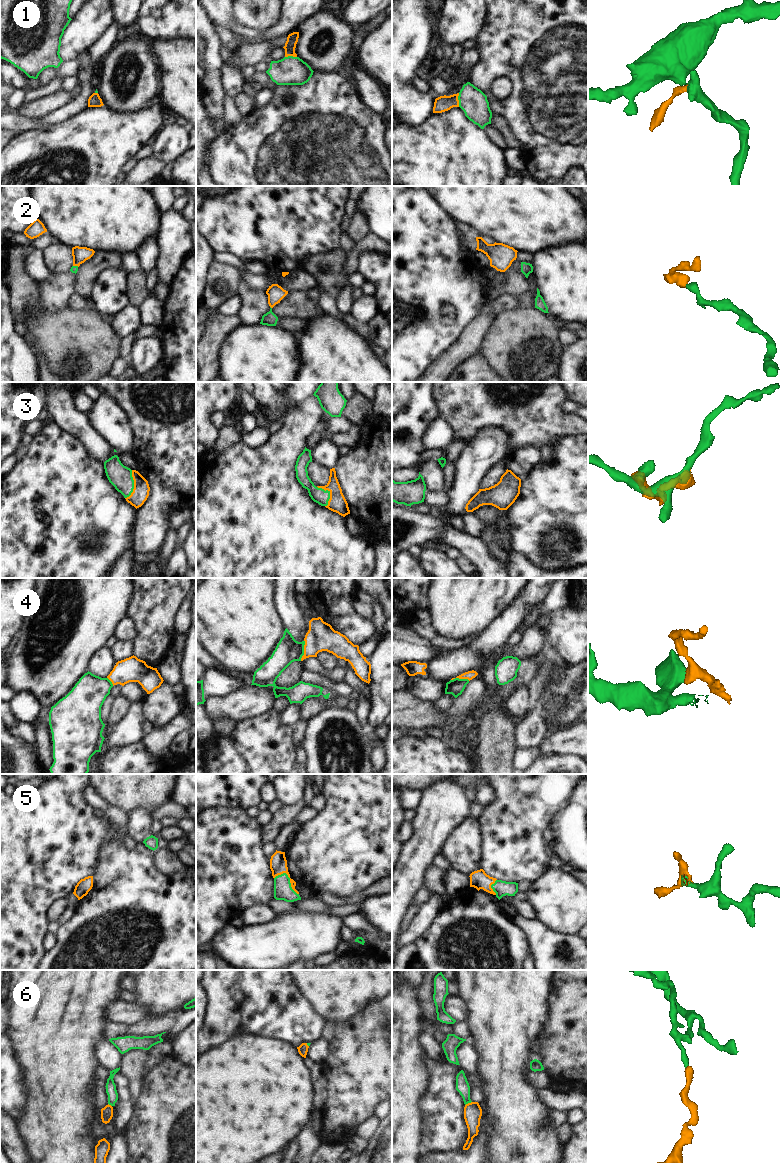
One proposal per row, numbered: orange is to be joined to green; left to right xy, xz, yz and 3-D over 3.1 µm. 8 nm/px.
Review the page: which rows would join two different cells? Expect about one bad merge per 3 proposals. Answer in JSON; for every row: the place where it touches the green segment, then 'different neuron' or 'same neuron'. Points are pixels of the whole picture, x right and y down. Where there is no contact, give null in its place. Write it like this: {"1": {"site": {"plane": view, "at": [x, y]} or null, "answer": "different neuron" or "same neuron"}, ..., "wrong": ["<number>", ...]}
{"1": {"site": {"plane": "yz", "at": [458, 99]}, "answer": "same neuron"}, "2": {"site": {"plane": "xy", "at": [76, 266]}, "answer": "same neuron"}, "3": {"site": {"plane": "xy", "at": [133, 485]}, "answer": "same neuron"}, "4": {"site": {"plane": "xz", "at": [303, 650]}, "answer": "different neuron"}, "5": {"site": {"plane": "xz", "at": [289, 878]}, "answer": "same neuron"}, "6": {"site": {"plane": "yz", "at": [468, 1102]}, "answer": "same neuron"}, "wrong": ["4"]}

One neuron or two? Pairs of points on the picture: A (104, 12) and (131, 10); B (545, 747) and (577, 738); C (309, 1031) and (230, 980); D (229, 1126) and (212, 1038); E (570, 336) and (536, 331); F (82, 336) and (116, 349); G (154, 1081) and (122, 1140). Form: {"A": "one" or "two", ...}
{"A": "two", "B": "one", "C": "one", "D": "two", "E": "two", "F": "one", "G": "two"}

